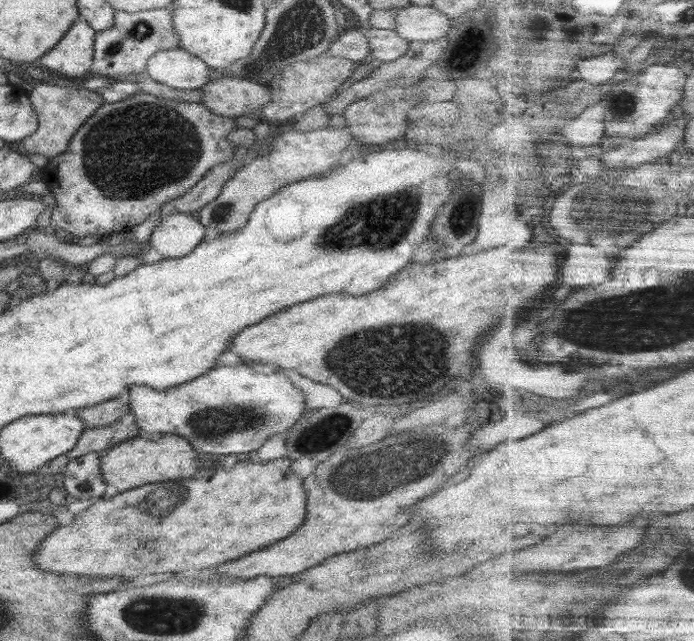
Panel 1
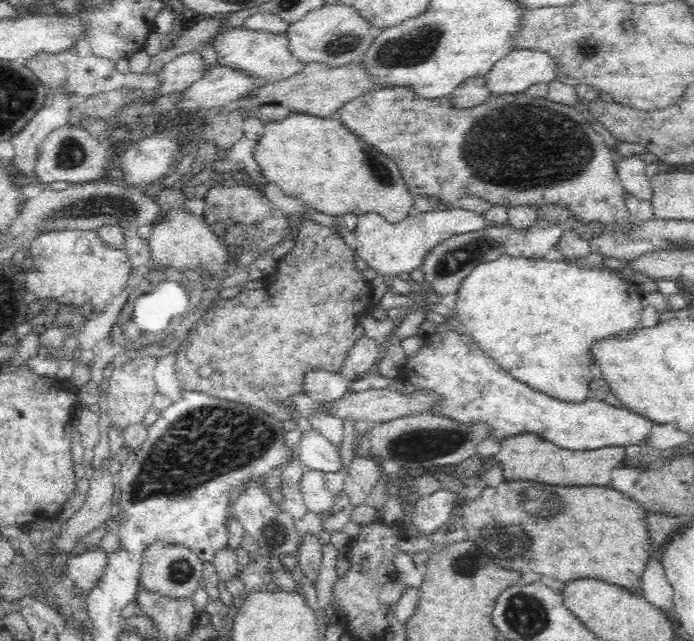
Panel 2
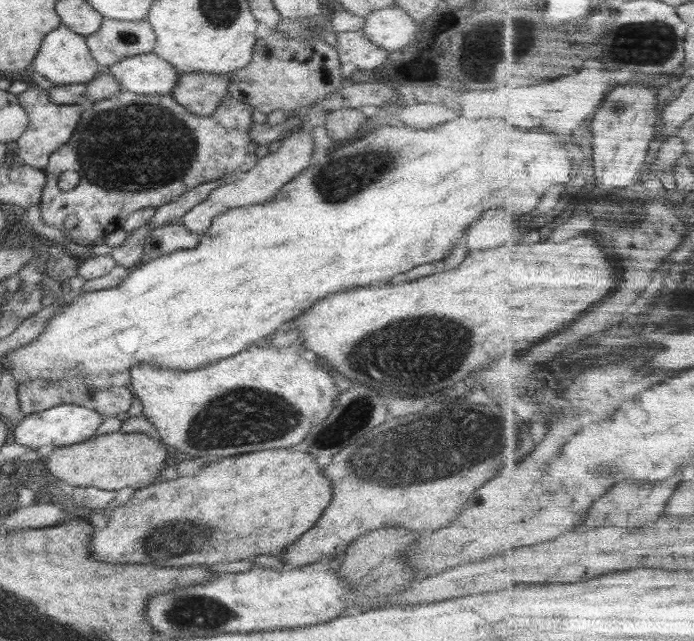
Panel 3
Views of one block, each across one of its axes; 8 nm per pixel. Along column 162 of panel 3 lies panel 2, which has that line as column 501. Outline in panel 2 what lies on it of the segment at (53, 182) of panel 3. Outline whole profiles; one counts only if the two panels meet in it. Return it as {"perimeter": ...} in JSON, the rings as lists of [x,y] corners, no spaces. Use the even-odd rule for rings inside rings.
{"perimeter":[[[394,86],[394,88],[369,91],[366,95],[344,104],[338,112],[340,121],[350,131],[398,164],[412,195],[432,197],[444,202],[448,208],[456,208],[460,198],[468,194],[486,199],[494,205],[507,207],[536,205],[540,208],[546,204],[558,204],[570,208],[576,221],[602,223],[604,232],[632,230],[638,226],[624,203],[626,192],[613,162],[614,150],[604,142],[598,132],[594,131],[586,114],[572,106],[548,99],[534,99],[521,93],[492,95],[481,106],[456,110],[450,95],[424,99],[419,98],[408,86]],[[504,120],[506,128],[502,128]],[[468,143],[476,143],[476,154],[472,152]],[[468,148],[470,148],[470,162],[466,154],[462,154]],[[444,152],[446,160],[458,156],[456,160],[460,162],[444,162]]]}

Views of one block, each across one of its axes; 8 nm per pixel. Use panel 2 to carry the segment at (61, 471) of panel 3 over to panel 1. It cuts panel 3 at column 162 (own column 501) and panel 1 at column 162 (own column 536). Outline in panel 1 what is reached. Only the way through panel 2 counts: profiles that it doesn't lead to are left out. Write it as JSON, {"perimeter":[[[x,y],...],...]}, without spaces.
{"perimeter":[[[172,433],[159,435],[158,438],[144,439],[136,436],[112,445],[99,453],[100,470],[104,482],[112,484],[118,492],[124,492],[144,484],[167,481],[178,478],[194,478],[198,472],[196,456],[198,452],[188,439]]]}

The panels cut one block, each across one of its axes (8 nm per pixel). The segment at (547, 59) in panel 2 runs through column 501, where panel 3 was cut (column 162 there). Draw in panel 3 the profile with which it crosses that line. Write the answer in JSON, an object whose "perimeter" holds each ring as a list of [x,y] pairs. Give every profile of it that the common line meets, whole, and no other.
{"perimeter":[[[153,53],[122,58],[106,70],[114,76],[121,91],[138,95],[171,95],[175,84],[178,83],[178,73],[170,67],[170,64],[158,59]]]}

